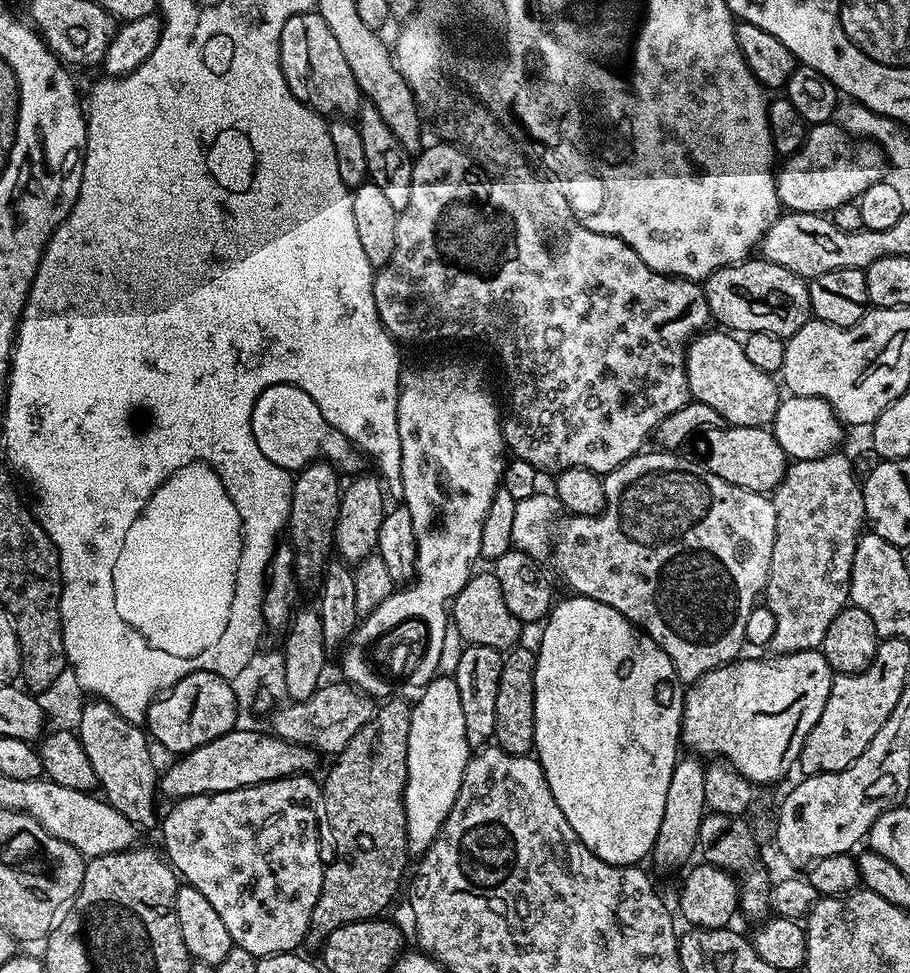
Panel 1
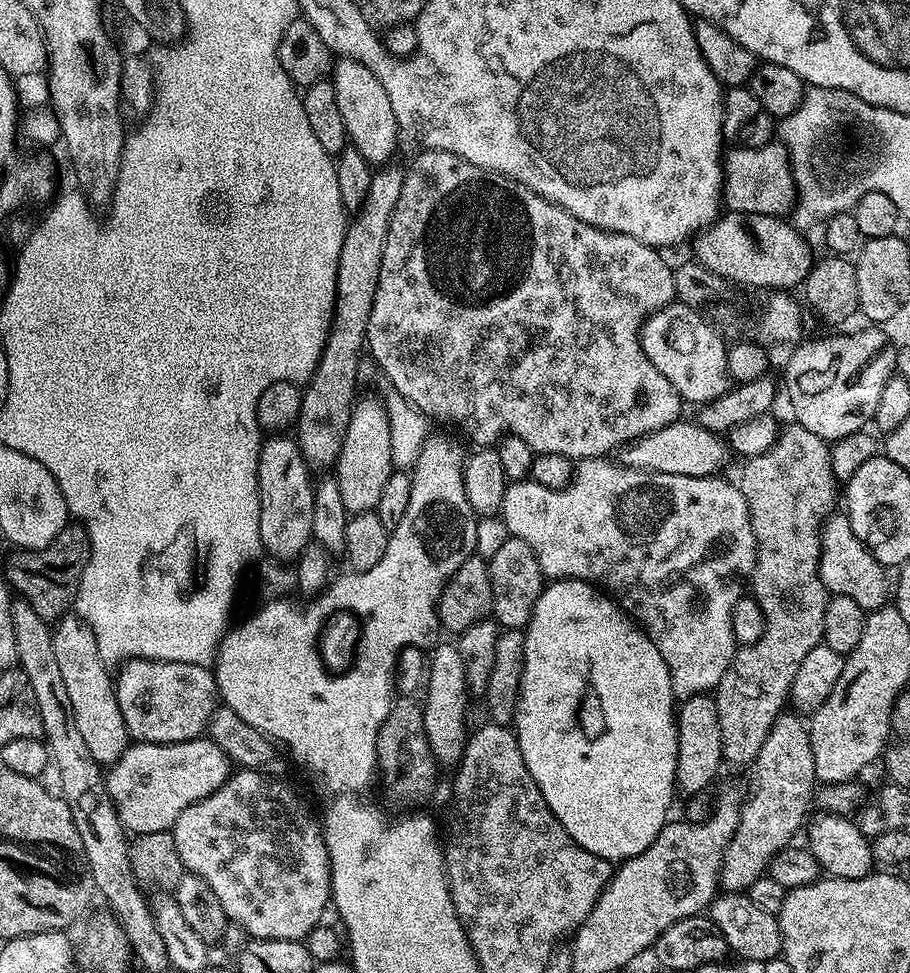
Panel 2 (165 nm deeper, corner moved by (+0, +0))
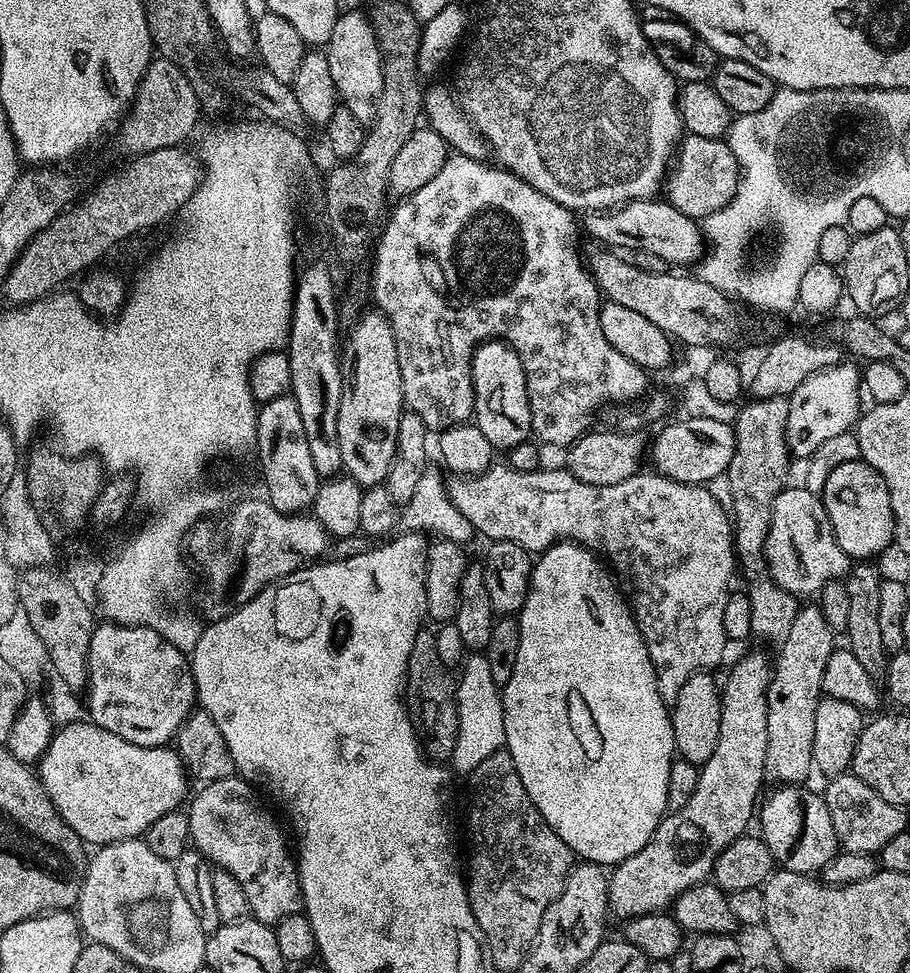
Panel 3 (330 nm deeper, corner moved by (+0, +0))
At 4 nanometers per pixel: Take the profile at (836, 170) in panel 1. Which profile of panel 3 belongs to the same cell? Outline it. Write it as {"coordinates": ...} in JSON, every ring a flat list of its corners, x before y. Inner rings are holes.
{"coordinates":[[685,135,678,145,674,163,666,176,666,199,669,204,682,210,682,214,700,222,732,201,739,184,740,164,734,158,728,143,723,139]]}

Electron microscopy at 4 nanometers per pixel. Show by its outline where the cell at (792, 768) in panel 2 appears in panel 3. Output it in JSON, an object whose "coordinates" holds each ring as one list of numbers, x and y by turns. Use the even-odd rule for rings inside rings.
{"coordinates":[[818,606,801,607,794,618,794,626,790,626,790,634,786,634,784,643,779,645,780,657,774,660,772,680,768,684,768,713,766,714,766,766,764,775,776,786,796,786,813,771,812,751,814,750,814,714,822,699,822,678,826,674,826,664,830,662,834,645,832,627,826,622,822,610]]}

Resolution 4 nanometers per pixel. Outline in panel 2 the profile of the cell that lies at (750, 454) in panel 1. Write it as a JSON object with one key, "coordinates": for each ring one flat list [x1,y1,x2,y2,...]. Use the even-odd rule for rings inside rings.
{"coordinates":[[681,418,672,424,662,426,662,430,654,430,645,436,639,436,631,444,619,449,618,460,625,468,641,468,647,472,661,472,662,474,686,474,687,476,715,476,723,473,728,464,730,449,717,433,707,432,703,426,691,419]]}

